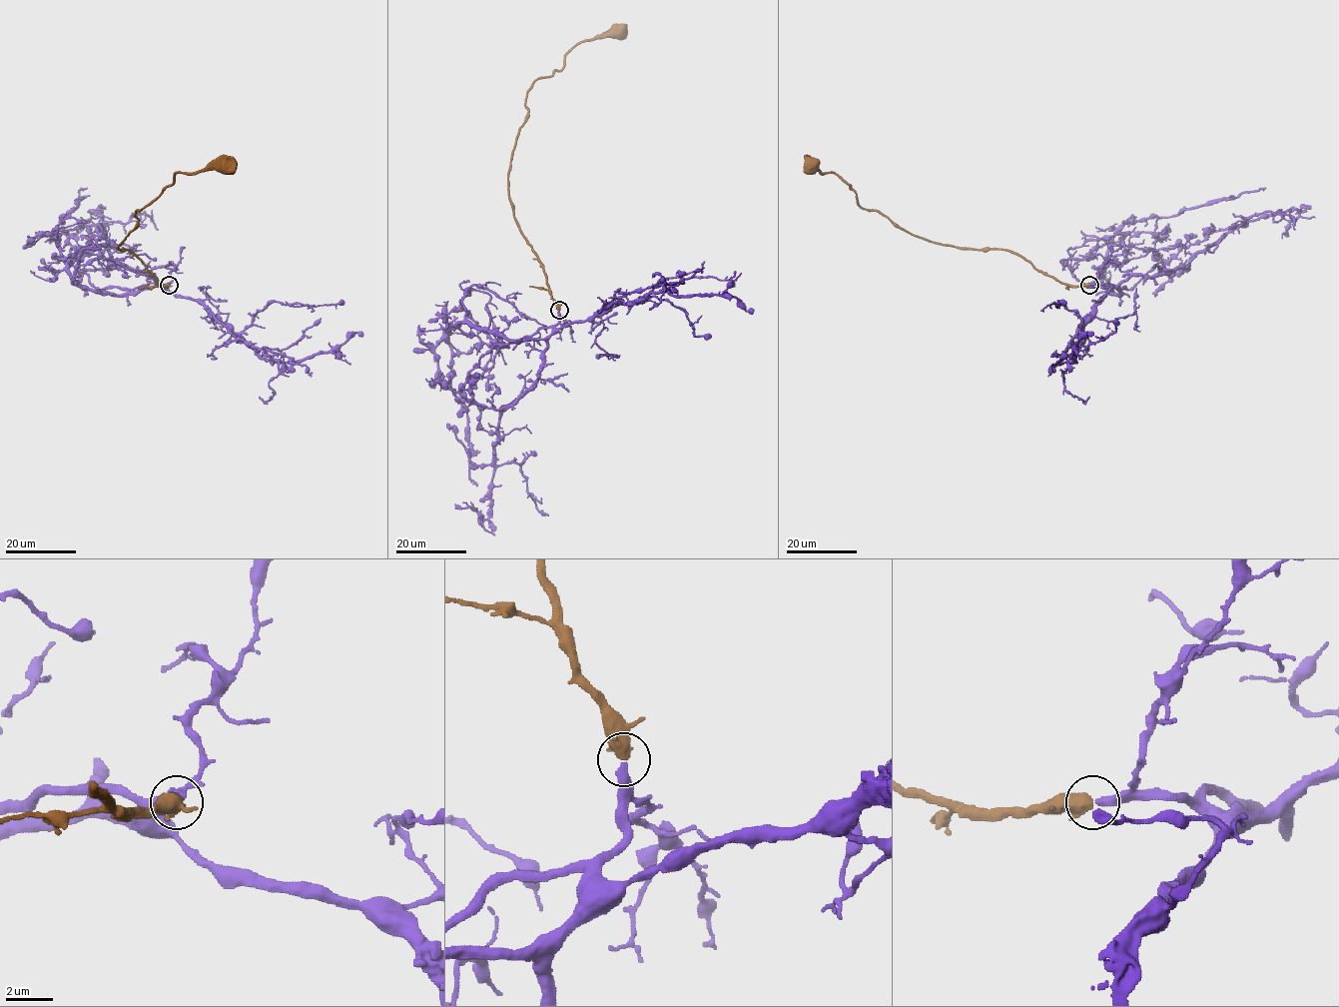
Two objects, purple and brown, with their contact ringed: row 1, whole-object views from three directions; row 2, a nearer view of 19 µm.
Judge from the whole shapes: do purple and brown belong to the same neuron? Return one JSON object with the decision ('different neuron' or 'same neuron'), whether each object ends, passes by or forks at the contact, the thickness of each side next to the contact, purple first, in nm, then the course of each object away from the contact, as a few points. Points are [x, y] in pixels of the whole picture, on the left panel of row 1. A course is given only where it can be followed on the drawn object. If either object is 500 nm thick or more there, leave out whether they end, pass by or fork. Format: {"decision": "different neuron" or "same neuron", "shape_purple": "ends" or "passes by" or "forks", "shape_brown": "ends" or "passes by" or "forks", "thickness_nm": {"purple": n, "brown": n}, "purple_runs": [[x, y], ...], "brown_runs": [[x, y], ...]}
{"decision": "same neuron", "thickness_nm": {"purple": 380, "brown": 600}, "purple_runs": [[169, 285], [143, 285], [114, 295], [77, 283], [65, 261], [58, 226], [87, 188]], "brown_runs": [[169, 285], [156, 283], [135, 255], [118, 248], [135, 227], [135, 212], [171, 186], [178, 173], [229, 166]]}

